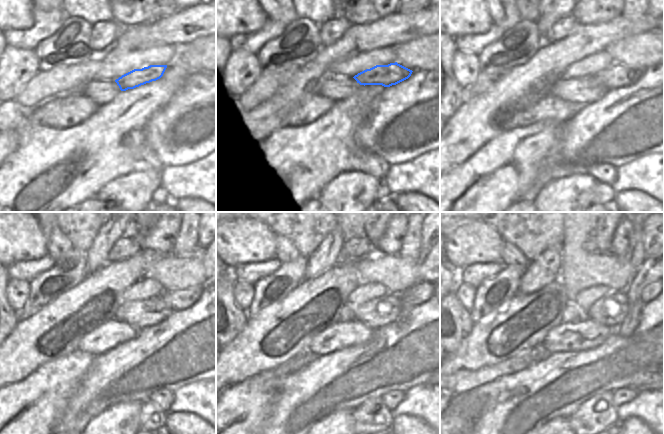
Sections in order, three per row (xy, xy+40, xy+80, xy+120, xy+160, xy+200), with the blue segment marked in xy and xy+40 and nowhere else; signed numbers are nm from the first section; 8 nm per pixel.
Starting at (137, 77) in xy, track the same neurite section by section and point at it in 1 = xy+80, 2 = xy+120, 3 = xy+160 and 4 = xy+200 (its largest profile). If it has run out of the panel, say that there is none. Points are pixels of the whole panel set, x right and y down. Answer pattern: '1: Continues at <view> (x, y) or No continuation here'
1: Continues at xy+80 (616, 75)
2: Continues at xy+120 (176, 300)
3: Continues at xy+160 (419, 293)
4: Continues at xy+200 (643, 294)

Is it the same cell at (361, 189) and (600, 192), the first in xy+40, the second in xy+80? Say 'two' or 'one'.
two

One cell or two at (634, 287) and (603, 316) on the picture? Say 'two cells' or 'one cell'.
two cells

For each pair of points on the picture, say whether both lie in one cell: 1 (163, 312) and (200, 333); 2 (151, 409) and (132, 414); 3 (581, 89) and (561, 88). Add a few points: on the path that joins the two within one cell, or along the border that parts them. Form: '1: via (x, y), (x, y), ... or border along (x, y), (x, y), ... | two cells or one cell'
1: border along (173, 311), (163, 320), (148, 327) | two cells
2: border along (142, 403), (138, 423) | two cells
3: via (576, 89), (566, 89) | one cell

